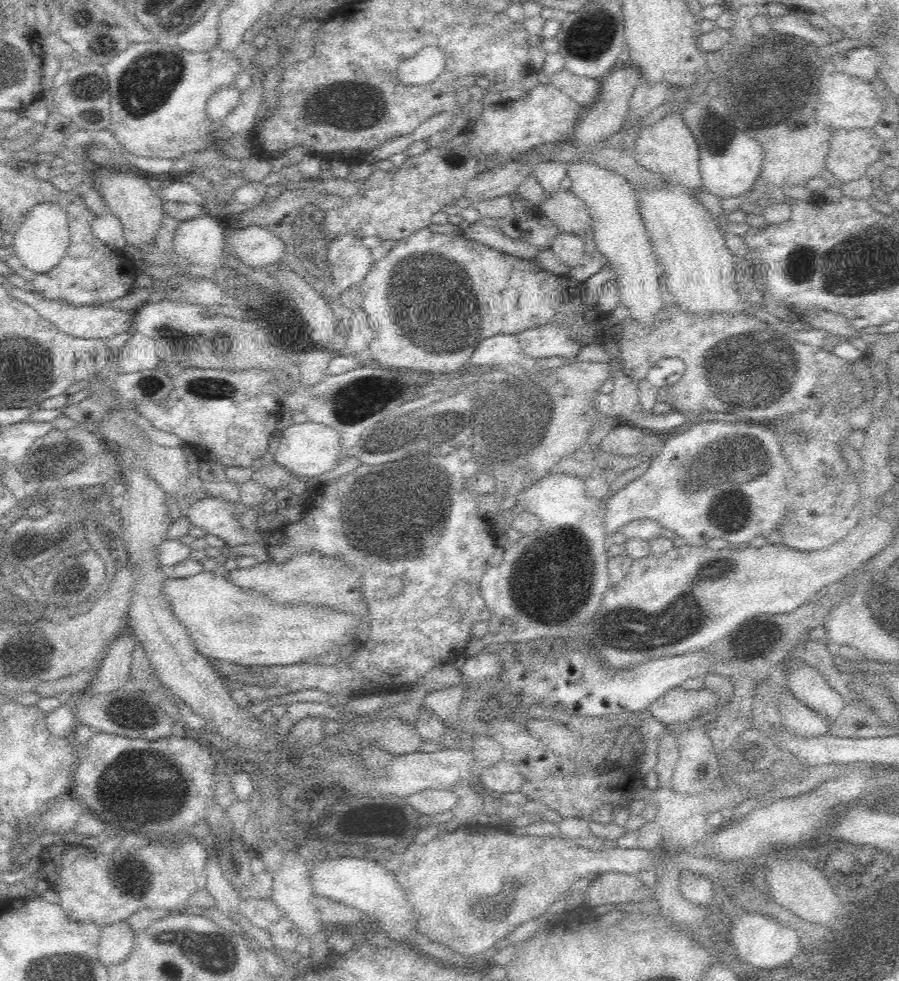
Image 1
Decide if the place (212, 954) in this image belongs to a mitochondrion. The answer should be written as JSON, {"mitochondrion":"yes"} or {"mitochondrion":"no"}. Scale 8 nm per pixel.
{"mitochondrion":"yes"}

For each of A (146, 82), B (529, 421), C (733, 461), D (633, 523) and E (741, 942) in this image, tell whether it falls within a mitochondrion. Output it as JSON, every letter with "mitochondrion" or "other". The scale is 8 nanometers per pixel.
{"A":"mitochondrion","B":"mitochondrion","C":"mitochondrion","D":"other","E":"other"}

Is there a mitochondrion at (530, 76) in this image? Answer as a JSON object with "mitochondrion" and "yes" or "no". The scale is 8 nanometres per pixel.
{"mitochondrion":"no"}

